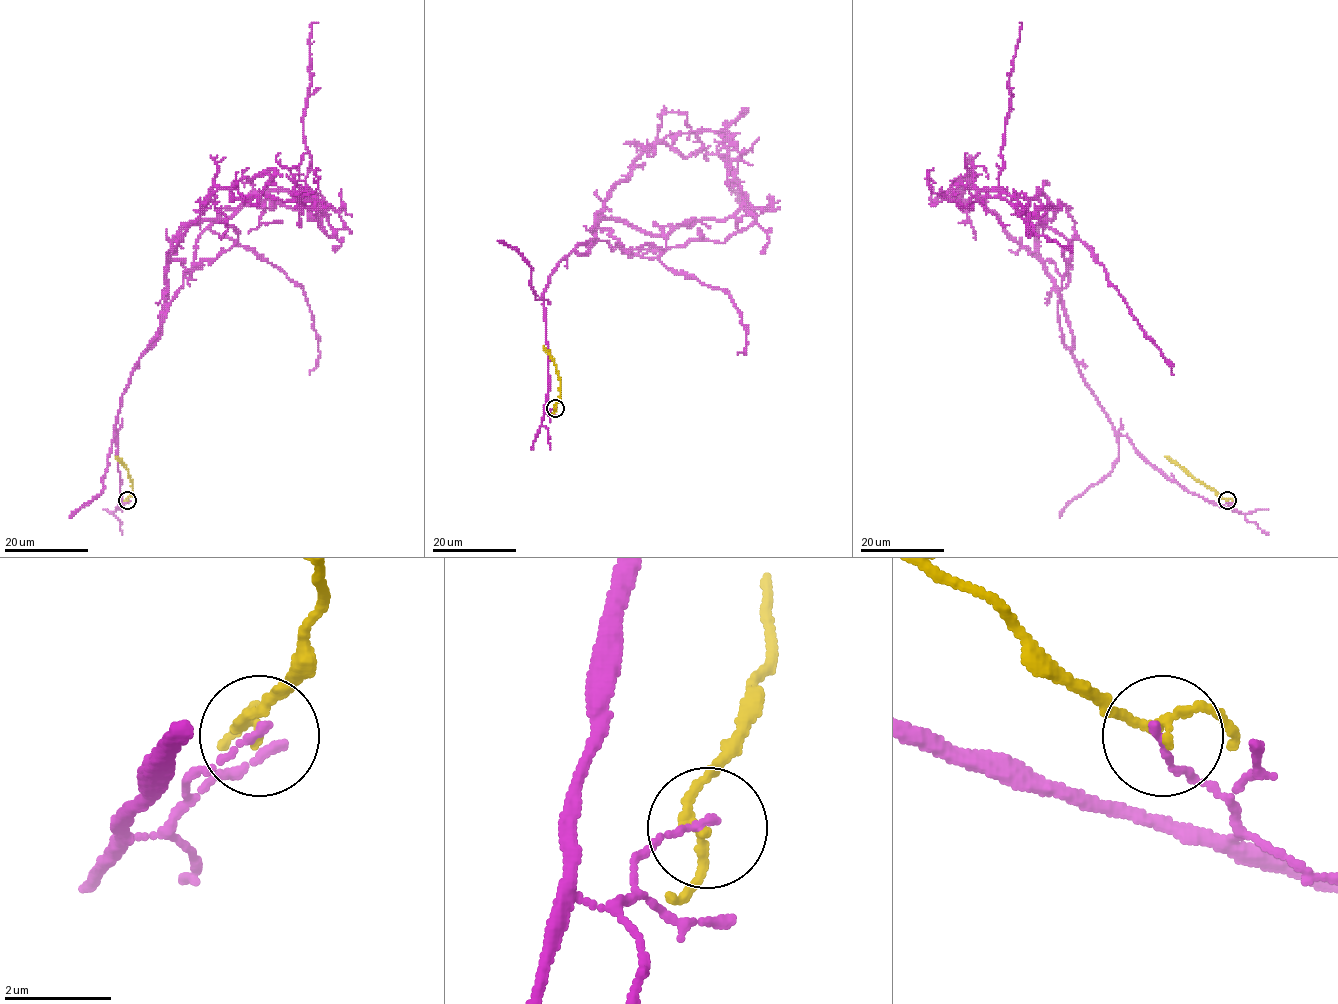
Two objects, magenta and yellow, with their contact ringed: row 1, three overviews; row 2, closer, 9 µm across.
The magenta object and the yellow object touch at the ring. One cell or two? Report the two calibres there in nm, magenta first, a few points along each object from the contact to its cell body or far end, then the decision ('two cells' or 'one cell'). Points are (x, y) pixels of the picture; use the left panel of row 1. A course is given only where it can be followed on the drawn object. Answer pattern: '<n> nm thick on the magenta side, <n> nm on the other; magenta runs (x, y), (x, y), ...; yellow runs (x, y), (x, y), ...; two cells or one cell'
140 nm thick on the magenta side, 150 nm on the other; magenta runs (128, 500), (117, 508), (115, 423), (158, 337), (172, 240), (256, 193), (314, 197), (302, 117), (318, 22); yellow runs (128, 500), (132, 488), (131, 478), (116, 456); two cells

